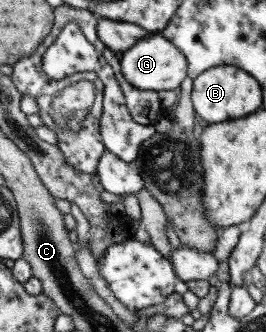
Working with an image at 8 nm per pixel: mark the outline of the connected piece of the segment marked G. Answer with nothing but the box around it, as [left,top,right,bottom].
[120,33,186,91]

